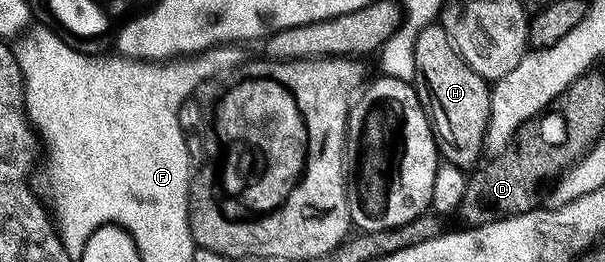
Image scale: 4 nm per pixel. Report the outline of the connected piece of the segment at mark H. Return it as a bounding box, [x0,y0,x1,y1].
[414,22,492,169]

